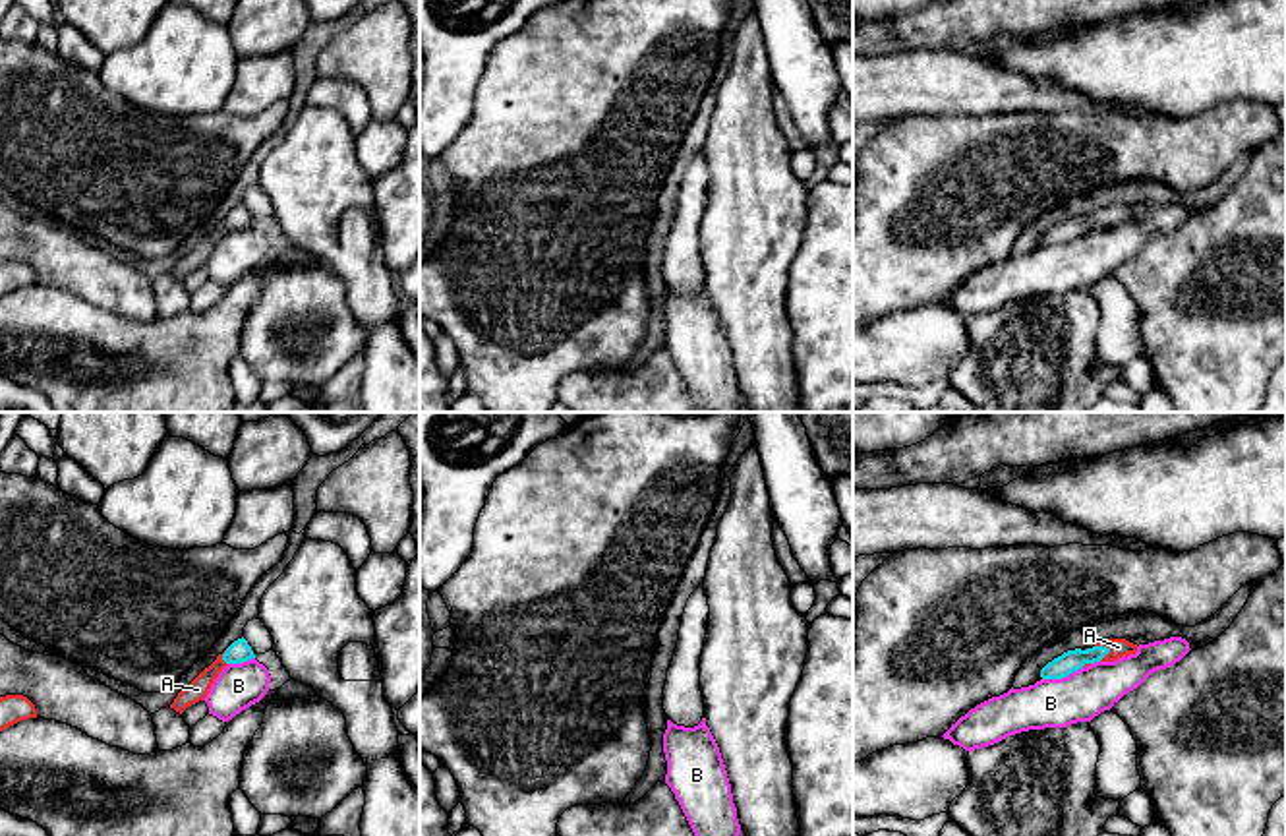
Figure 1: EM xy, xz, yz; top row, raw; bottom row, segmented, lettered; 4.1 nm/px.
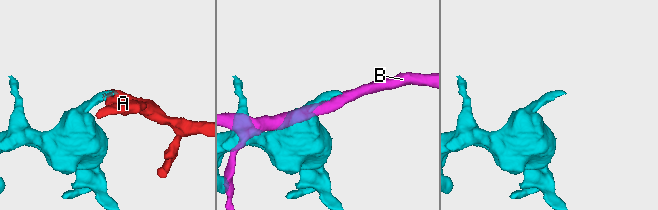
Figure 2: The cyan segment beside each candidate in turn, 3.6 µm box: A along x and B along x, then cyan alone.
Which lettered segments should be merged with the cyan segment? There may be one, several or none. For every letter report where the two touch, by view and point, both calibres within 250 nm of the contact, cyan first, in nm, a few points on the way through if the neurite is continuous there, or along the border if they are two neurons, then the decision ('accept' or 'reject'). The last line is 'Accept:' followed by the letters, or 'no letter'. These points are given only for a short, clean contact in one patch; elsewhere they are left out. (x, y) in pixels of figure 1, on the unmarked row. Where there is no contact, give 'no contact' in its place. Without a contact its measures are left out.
A: yz (1107, 219) | 90/80 nm | across yz (1072, 227), (1107, 219), (1118, 213) | accept
B: yz (1062, 242) | 90/200 nm | reject
Accept: A

